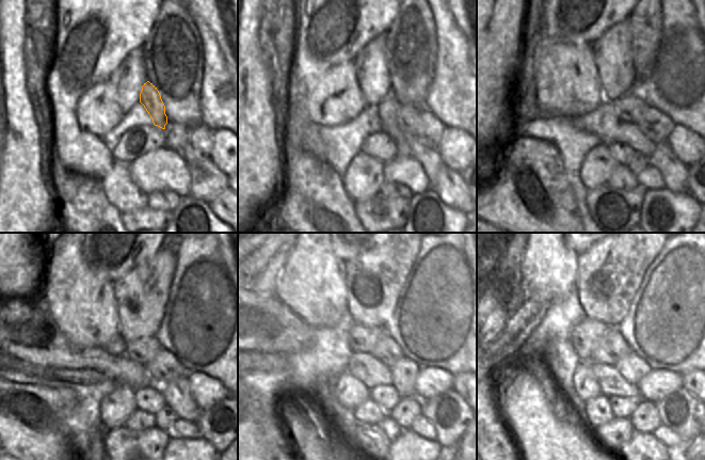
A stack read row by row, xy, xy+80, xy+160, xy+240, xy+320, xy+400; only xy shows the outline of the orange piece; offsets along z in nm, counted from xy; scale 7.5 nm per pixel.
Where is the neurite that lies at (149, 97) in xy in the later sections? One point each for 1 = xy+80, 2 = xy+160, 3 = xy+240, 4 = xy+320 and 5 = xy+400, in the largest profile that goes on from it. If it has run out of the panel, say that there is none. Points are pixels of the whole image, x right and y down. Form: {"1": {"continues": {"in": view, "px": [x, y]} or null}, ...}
{"1": {"continues": {"in": "xy+80", "px": [388, 107]}}, "2": {"continues": {"in": "xy+160", "px": [639, 162]}}, "3": {"continues": {"in": "xy+240", "px": [164, 416]}}, "4": {"continues": {"in": "xy+320", "px": [409, 409]}}, "5": {"continues": {"in": "xy+400", "px": [645, 418]}}}

